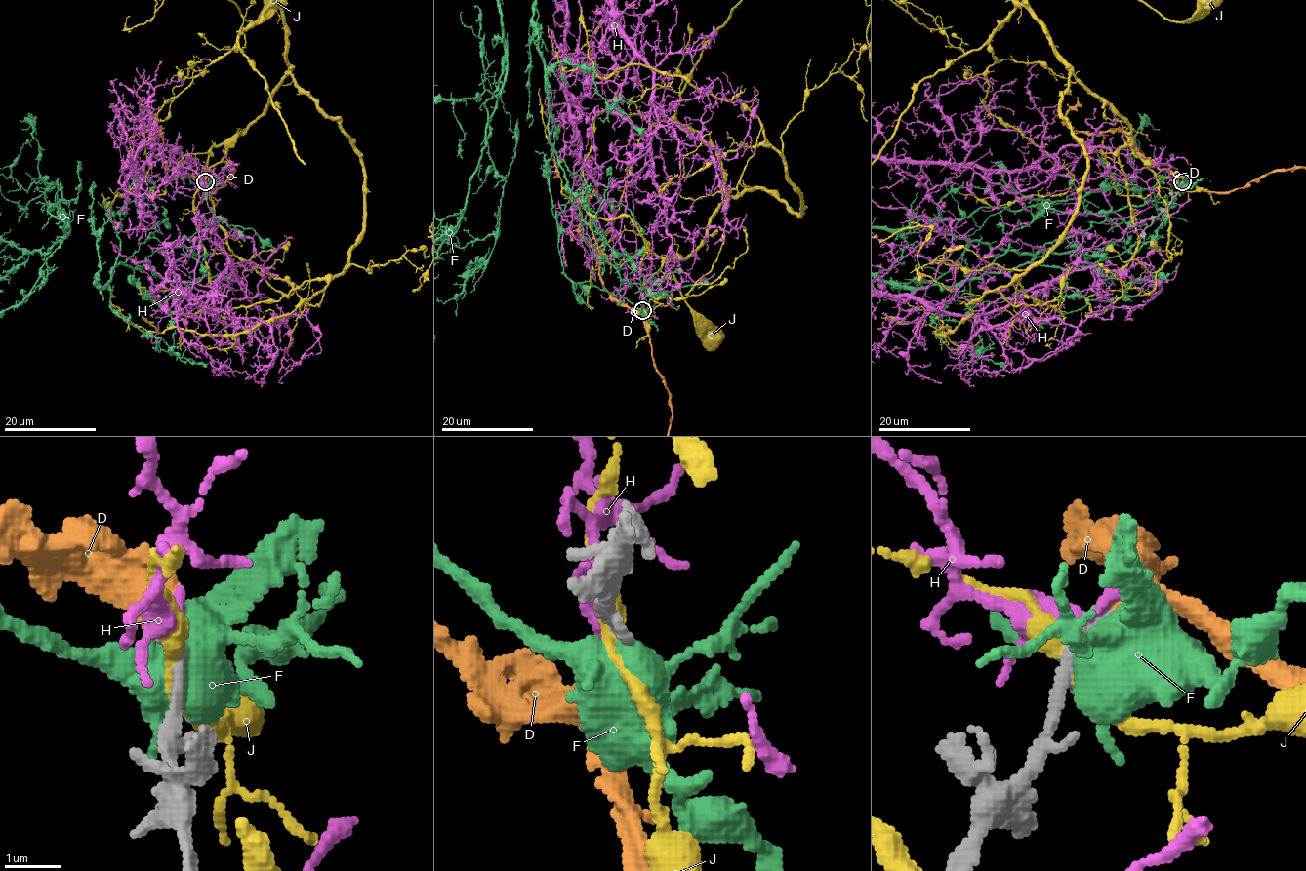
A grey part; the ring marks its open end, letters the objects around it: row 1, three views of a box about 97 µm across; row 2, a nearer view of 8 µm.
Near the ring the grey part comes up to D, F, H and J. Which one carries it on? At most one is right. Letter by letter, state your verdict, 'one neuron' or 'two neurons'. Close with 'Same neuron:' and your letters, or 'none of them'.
D: one neuron
F: two neurons
H: two neurons
J: two neurons
Same neuron: D

